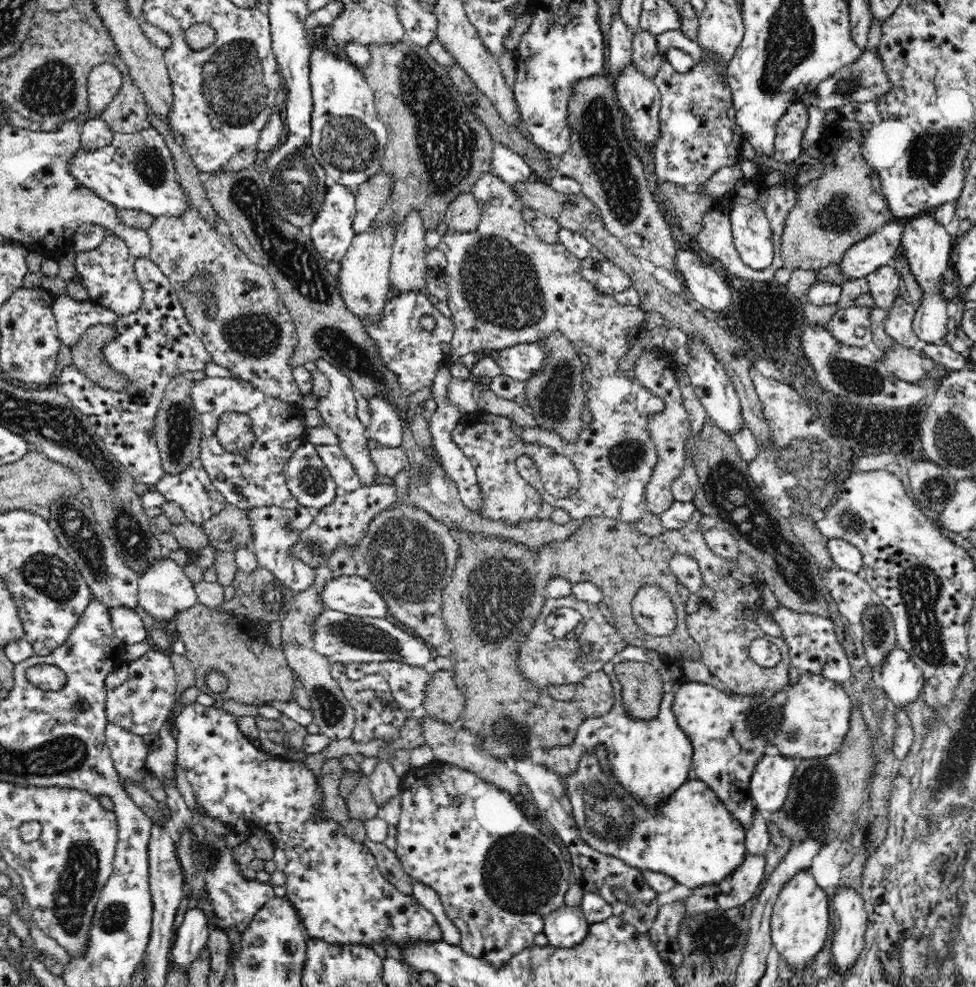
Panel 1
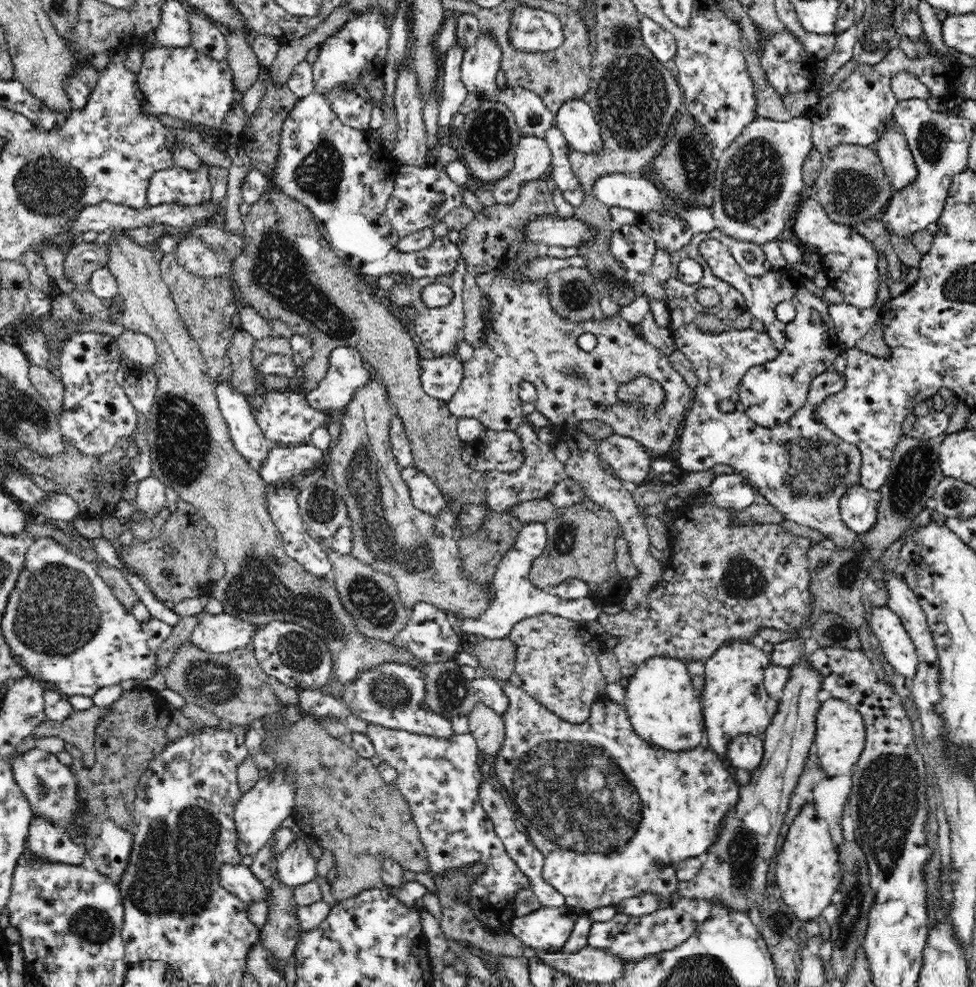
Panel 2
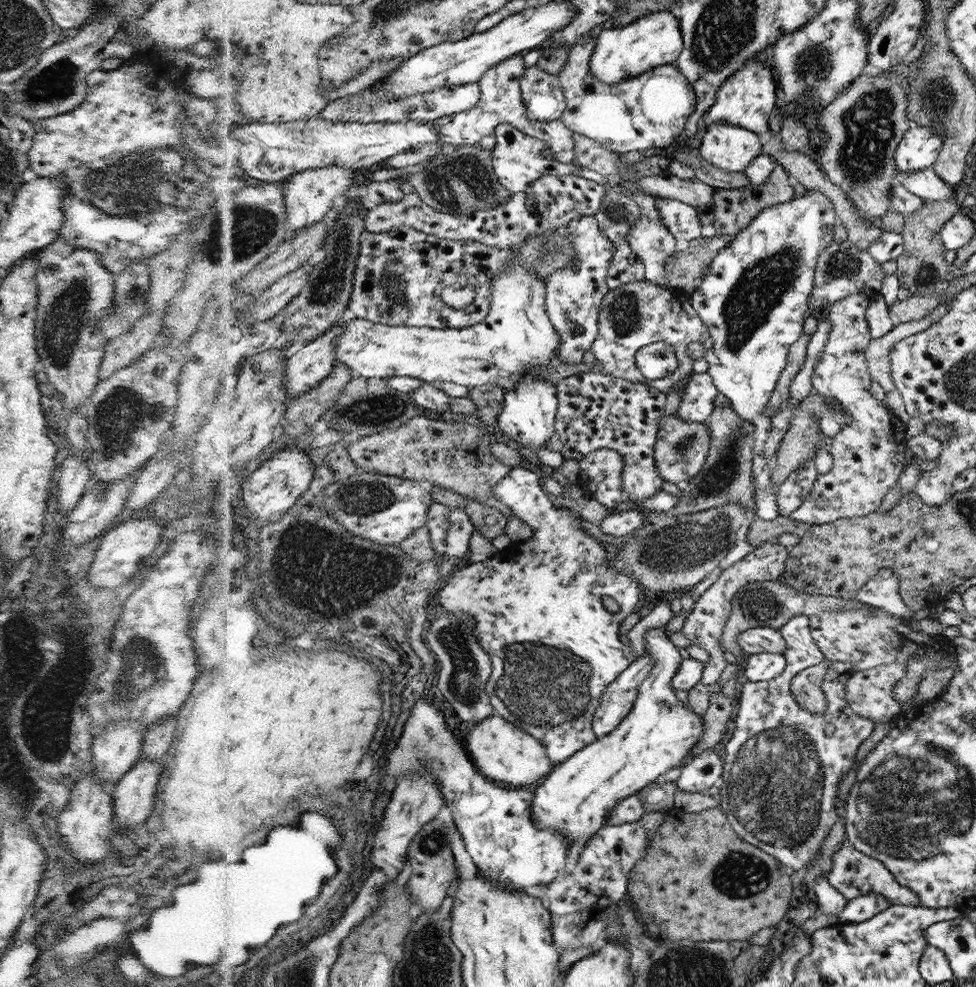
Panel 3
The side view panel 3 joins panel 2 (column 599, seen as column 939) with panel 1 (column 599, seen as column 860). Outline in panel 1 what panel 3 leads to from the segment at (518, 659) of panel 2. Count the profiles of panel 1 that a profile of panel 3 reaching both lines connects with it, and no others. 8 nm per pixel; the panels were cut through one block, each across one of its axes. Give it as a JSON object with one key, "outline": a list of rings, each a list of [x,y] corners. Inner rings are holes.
{"outline":[[[573,594],[570,596],[552,598],[547,597],[542,610],[534,622],[530,632],[526,634],[526,640],[522,641],[518,652],[520,653],[520,669],[524,671],[525,679],[529,680],[536,688],[545,690],[548,686],[562,686],[566,684],[576,684],[593,672],[602,671],[604,664],[608,662],[615,654],[618,654],[626,645],[625,639],[621,633],[610,625],[600,611],[597,605],[578,600]],[[557,608],[574,608],[588,622],[586,631],[586,650],[578,646],[576,638],[572,639],[572,644],[560,644],[562,639],[554,638],[548,629],[546,629],[546,618]]]}

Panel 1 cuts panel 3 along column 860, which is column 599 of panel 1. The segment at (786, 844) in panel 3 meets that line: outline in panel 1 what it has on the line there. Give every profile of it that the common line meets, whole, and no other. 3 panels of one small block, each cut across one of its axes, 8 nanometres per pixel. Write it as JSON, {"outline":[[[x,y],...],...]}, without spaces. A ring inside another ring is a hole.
{"outline":[[[650,651],[647,656],[614,655],[604,664],[603,670],[610,677],[614,689],[614,707],[611,712],[603,713],[600,717],[588,717],[578,728],[574,744],[547,750],[540,765],[550,768],[560,778],[570,776],[578,772],[578,763],[583,756],[586,756],[586,752],[596,754],[596,748],[602,748],[602,752],[606,752],[606,764],[610,764],[611,779],[614,779],[623,791],[630,791],[630,795],[634,795],[635,802],[639,802],[645,810],[649,812],[660,810],[673,792],[689,780],[689,767],[692,765],[692,744],[685,732],[679,728],[672,711],[675,692],[678,692],[681,683],[685,680],[681,665],[655,651]],[[626,660],[652,664],[663,679],[660,712],[652,720],[635,720],[625,713],[622,689],[616,678],[615,666]]]}

